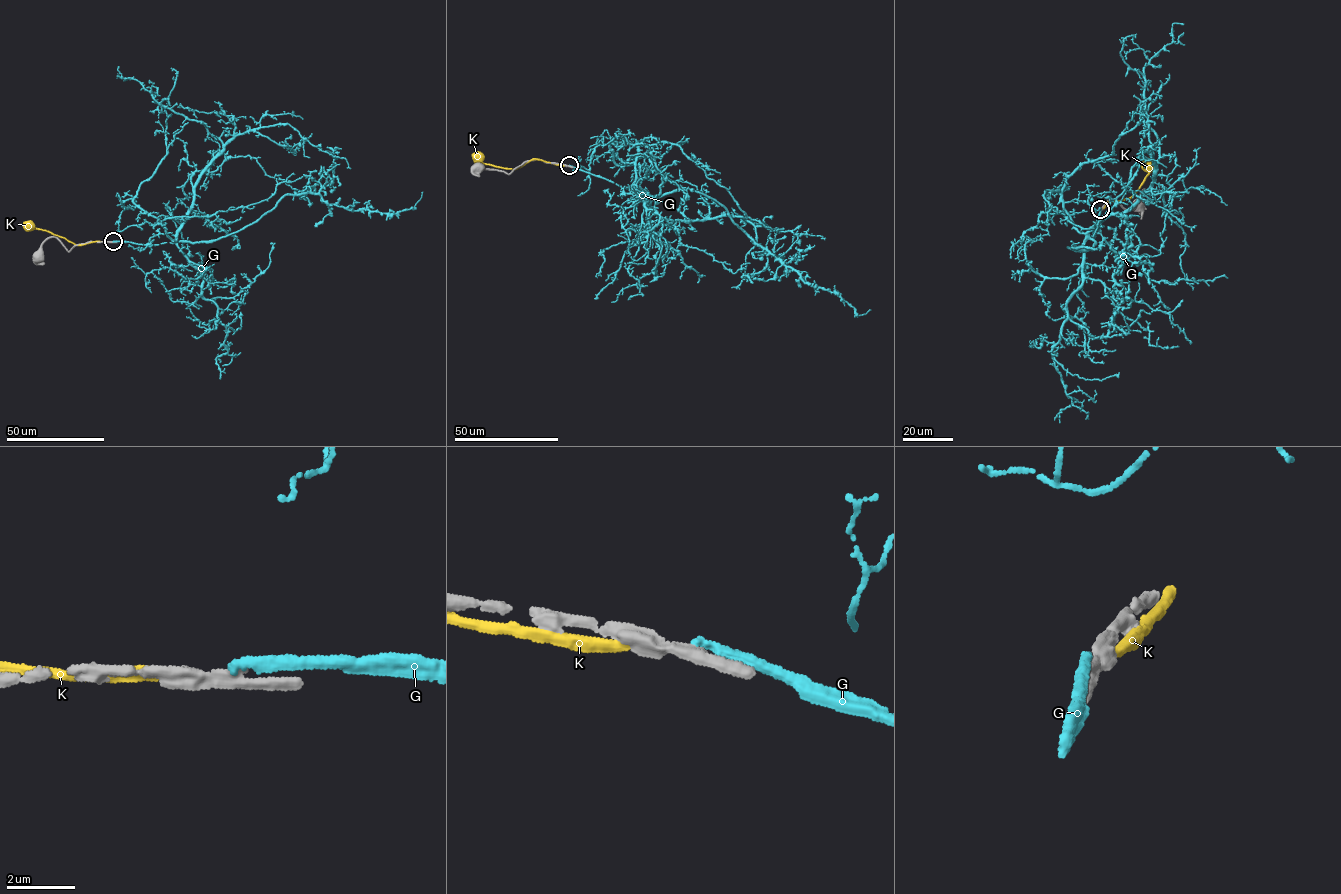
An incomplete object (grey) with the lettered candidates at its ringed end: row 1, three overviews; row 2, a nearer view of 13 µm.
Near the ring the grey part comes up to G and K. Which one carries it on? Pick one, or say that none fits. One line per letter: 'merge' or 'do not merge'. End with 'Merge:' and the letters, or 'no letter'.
G: merge
K: do not merge
Merge: G

